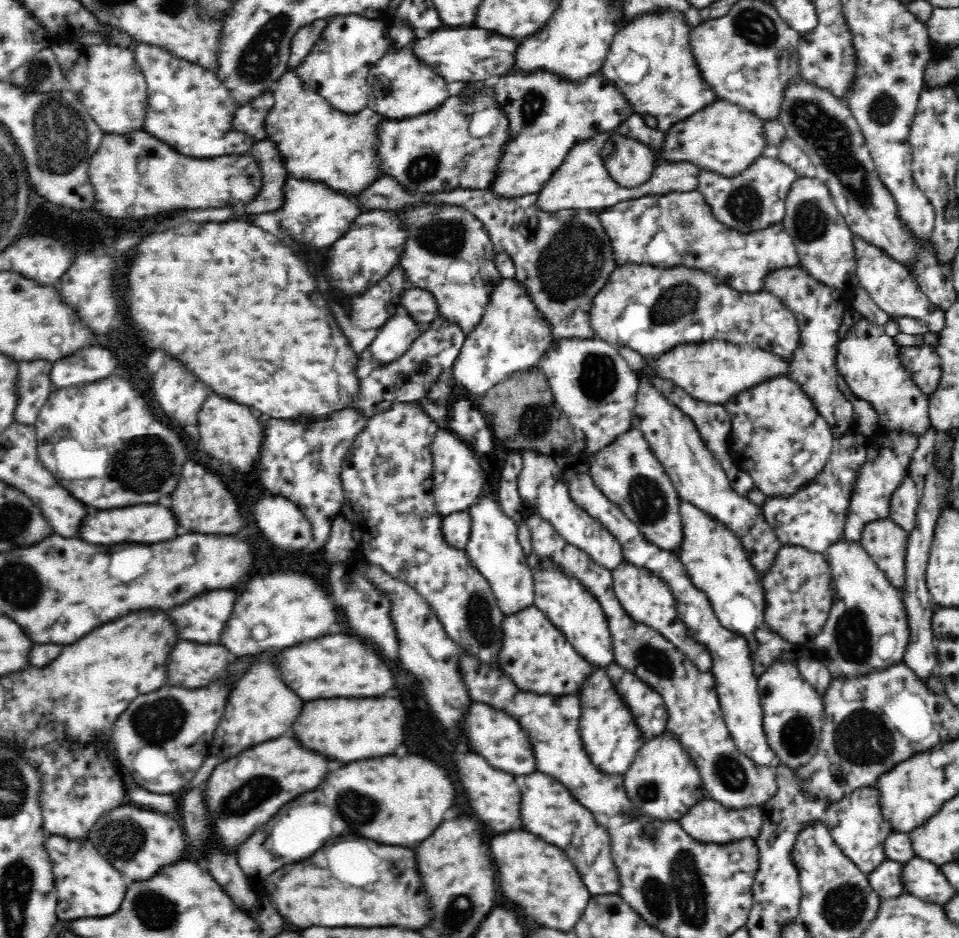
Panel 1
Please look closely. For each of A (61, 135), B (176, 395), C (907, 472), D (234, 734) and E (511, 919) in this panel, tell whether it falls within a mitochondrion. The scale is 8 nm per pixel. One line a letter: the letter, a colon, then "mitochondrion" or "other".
A: mitochondrion
B: other
C: other
D: other
E: other

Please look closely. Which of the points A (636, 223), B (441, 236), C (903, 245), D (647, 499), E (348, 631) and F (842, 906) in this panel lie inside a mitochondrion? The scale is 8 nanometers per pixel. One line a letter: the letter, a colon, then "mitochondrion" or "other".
A: other
B: mitochondrion
C: other
D: mitochondrion
E: other
F: mitochondrion

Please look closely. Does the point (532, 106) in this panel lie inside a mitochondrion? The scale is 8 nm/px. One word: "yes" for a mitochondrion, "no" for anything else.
yes

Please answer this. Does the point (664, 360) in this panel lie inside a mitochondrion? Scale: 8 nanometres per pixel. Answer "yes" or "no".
no

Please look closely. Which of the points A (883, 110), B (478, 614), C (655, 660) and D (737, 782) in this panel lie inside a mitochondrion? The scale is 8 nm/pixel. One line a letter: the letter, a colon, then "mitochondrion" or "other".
A: mitochondrion
B: mitochondrion
C: mitochondrion
D: mitochondrion

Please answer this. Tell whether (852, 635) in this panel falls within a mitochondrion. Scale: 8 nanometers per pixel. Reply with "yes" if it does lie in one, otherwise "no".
yes

